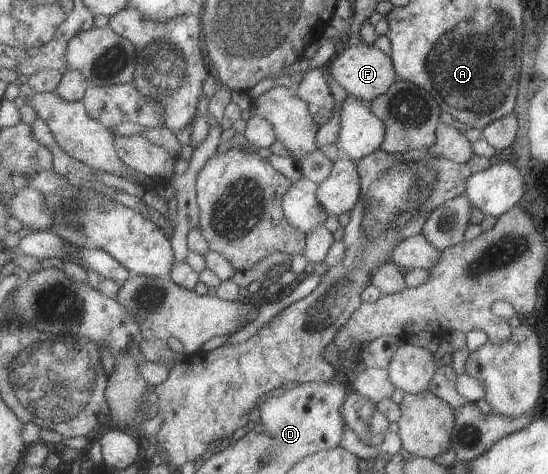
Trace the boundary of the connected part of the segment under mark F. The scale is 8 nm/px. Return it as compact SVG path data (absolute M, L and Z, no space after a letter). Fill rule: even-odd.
M362 43L347 47L342 54L333 56L326 68L330 69L332 79L346 91L346 94L368 104L375 100L376 96L384 95L384 92L398 80L391 58L378 48Z

